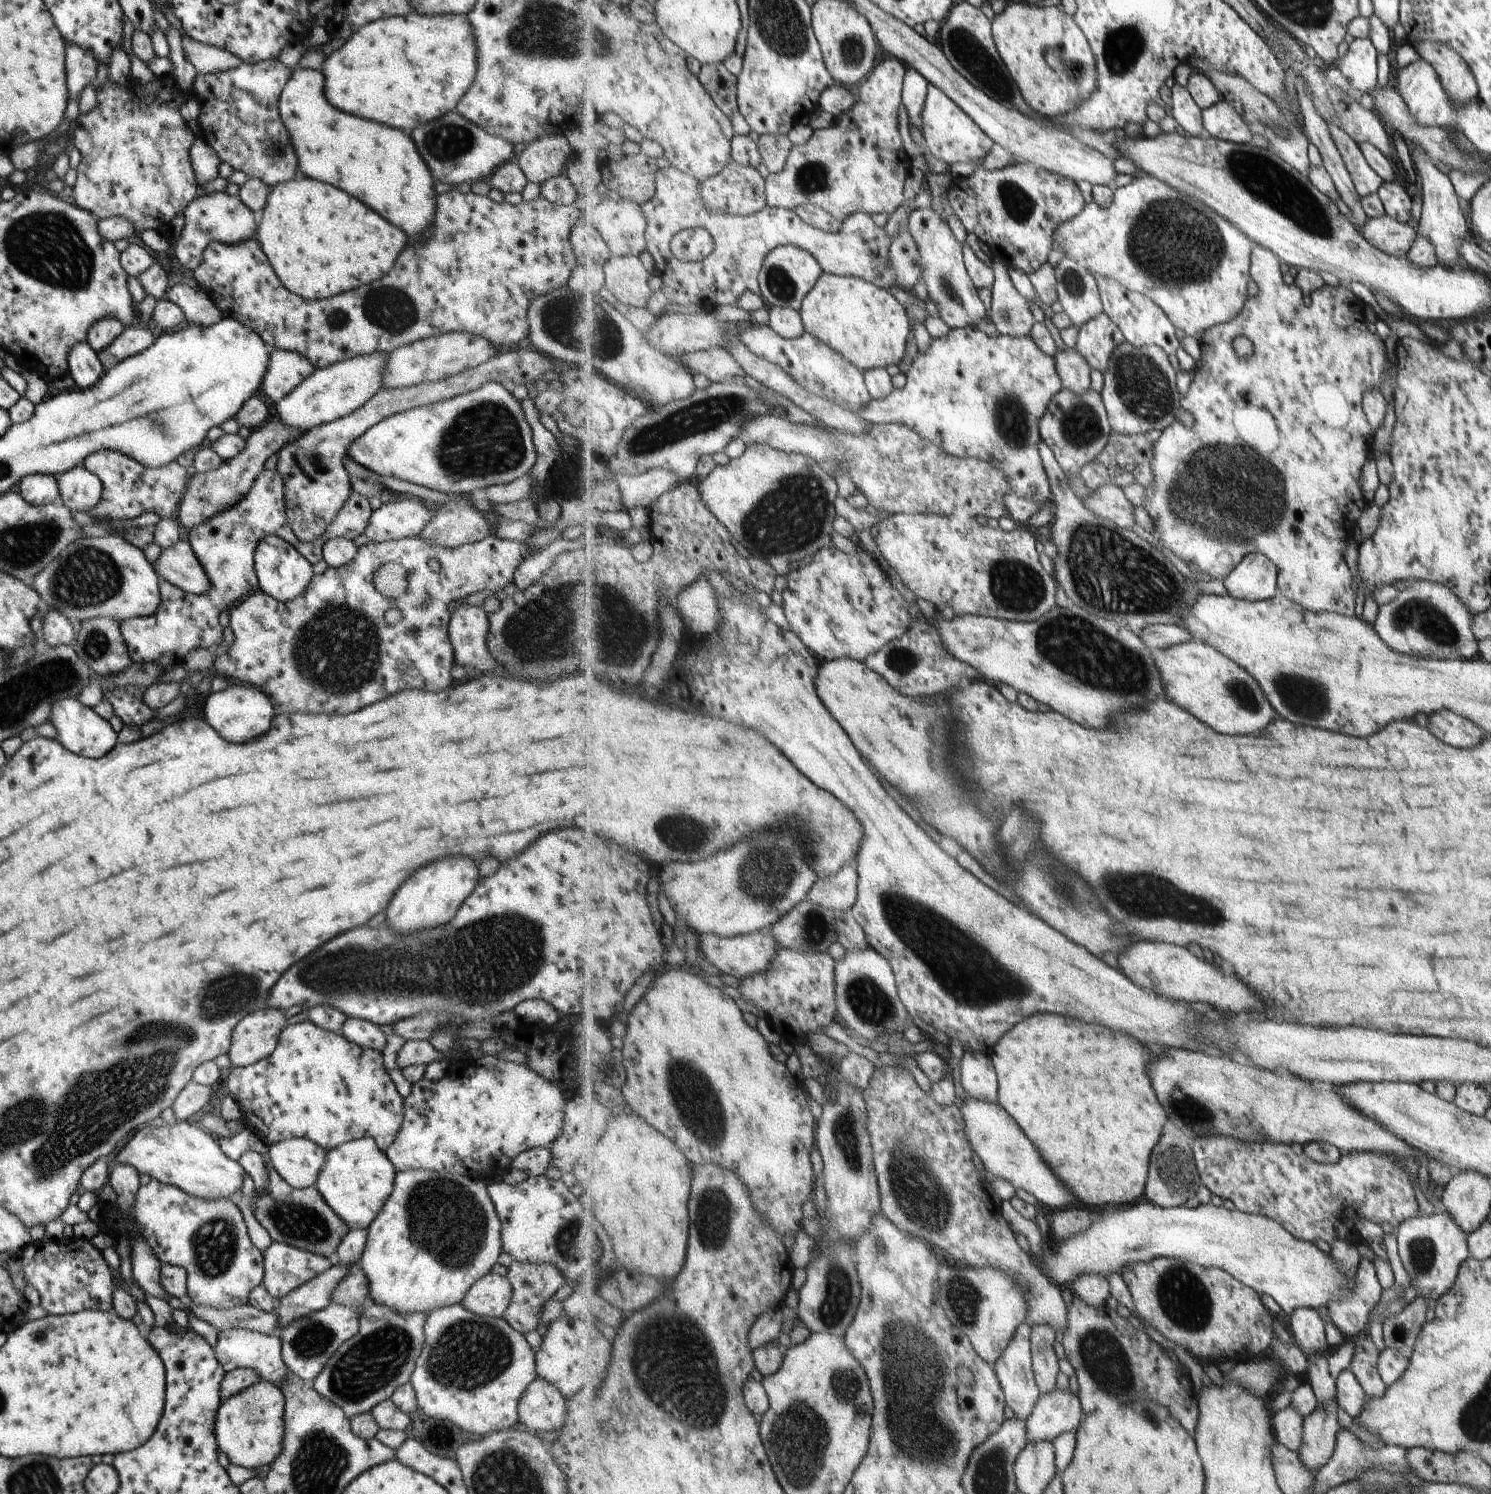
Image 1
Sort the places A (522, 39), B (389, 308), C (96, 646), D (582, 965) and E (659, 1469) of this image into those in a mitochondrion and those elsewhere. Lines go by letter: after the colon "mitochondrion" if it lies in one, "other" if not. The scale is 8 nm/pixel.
A: mitochondrion
B: mitochondrion
C: mitochondrion
D: other
E: other

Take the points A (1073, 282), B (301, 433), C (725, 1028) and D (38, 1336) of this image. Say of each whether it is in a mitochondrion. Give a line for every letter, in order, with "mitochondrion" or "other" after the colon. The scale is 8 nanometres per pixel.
A: mitochondrion
B: other
C: other
D: mitochondrion

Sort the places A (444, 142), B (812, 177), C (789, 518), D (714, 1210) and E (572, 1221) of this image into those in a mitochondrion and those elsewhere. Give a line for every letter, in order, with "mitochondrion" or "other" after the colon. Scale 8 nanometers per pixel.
A: mitochondrion
B: mitochondrion
C: mitochondrion
D: mitochondrion
E: mitochondrion

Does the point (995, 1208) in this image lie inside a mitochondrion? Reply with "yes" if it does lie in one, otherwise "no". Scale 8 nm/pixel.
no

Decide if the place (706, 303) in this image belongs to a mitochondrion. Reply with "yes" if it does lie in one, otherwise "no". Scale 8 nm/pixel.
no

